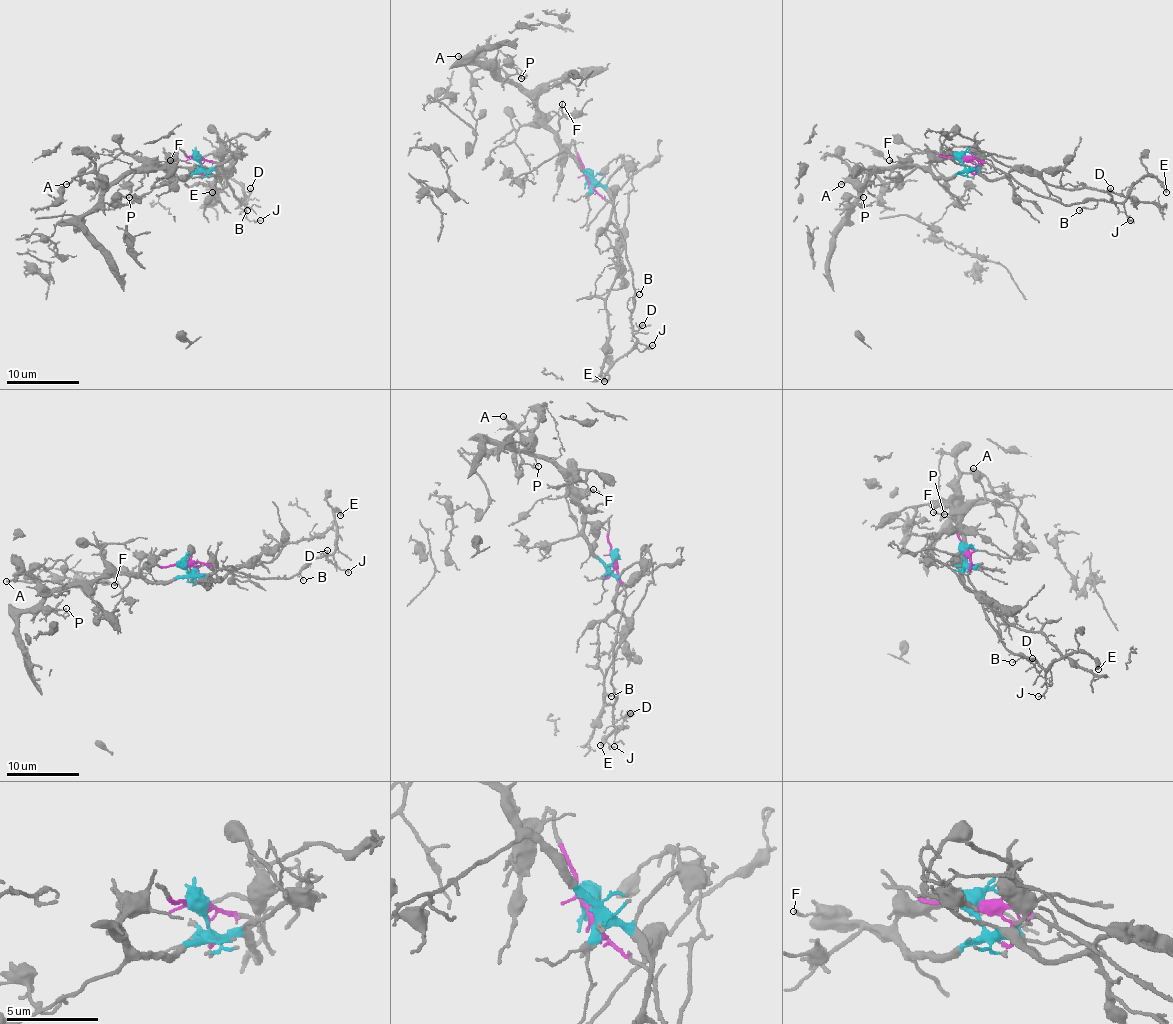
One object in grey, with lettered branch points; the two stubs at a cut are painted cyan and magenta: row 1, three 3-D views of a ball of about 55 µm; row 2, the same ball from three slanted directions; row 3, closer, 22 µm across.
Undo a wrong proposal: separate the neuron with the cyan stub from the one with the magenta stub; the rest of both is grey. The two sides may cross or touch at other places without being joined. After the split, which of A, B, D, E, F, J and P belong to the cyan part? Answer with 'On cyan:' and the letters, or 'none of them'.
On cyan: A, F, P

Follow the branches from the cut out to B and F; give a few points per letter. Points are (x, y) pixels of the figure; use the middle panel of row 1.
B: (587, 178), (613, 205), (633, 278), (635, 302), (631, 311), (627, 300), (638, 295)
F: (587, 176), (593, 180), (561, 147), (556, 132), (547, 123), (561, 105)

